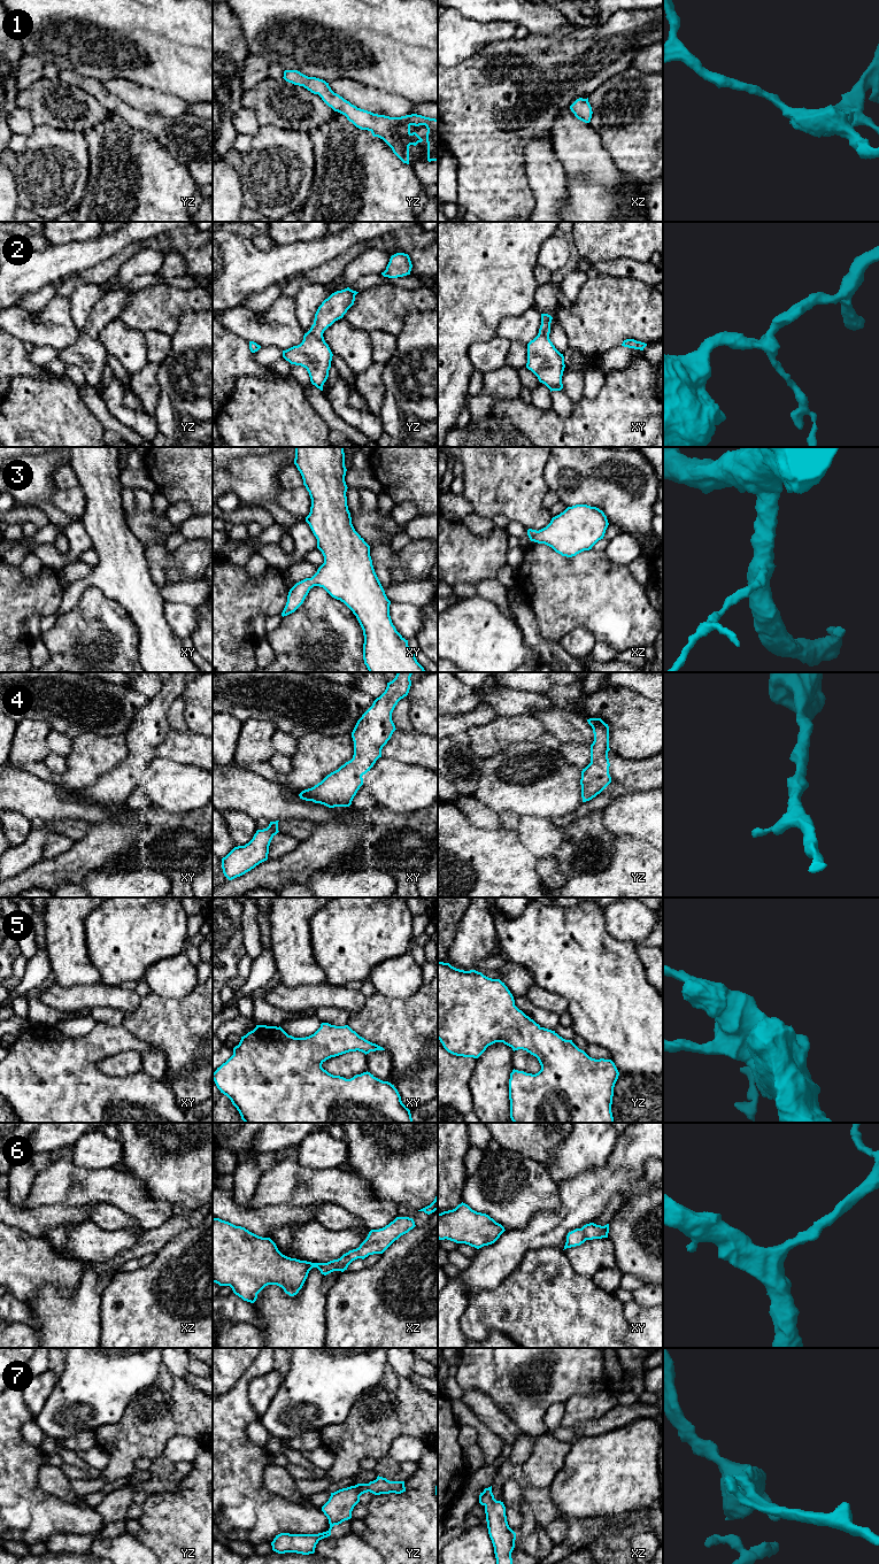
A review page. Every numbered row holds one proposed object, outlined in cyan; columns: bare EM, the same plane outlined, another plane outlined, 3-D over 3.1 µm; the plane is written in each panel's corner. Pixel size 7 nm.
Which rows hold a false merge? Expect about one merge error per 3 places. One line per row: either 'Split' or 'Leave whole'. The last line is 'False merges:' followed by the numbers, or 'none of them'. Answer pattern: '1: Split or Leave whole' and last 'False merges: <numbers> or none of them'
1: Leave whole
2: Leave whole
3: Leave whole
4: Leave whole
5: Leave whole
6: Leave whole
7: Leave whole
False merges: none of them

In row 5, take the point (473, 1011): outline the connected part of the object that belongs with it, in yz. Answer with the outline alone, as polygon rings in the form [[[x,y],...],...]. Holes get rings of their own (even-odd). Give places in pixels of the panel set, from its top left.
[[[438,962],[438,1039],[456,1056],[478,1058],[488,1046],[503,1042],[512,1050],[523,1049],[535,1056],[541,1070],[535,1073],[512,1070],[509,1079],[510,1118],[514,1123],[614,1123],[614,1087],[619,1072],[611,1060],[595,1060],[555,1031],[541,1027],[515,1006],[508,987],[476,970],[464,971]]]

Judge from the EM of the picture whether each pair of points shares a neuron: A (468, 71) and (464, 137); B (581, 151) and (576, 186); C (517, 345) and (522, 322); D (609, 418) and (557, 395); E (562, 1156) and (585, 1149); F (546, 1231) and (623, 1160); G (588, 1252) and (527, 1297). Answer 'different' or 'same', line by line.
A: same
B: different
C: different
D: different
E: same
F: same
G: different

